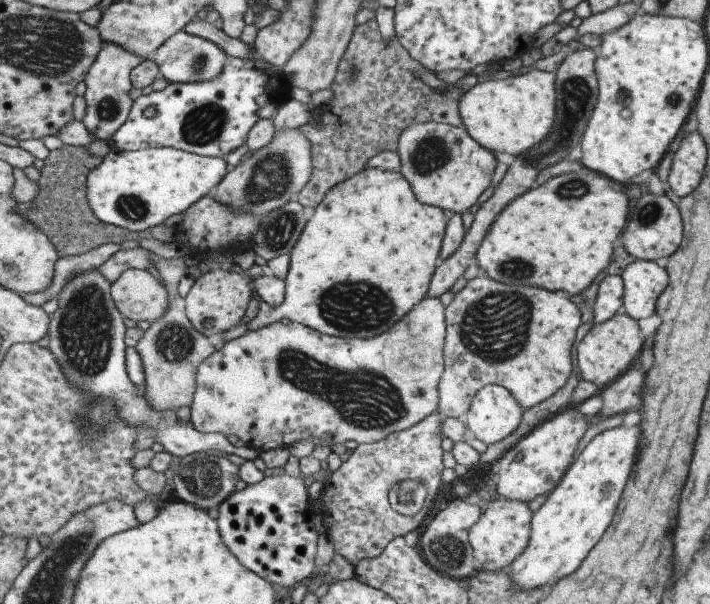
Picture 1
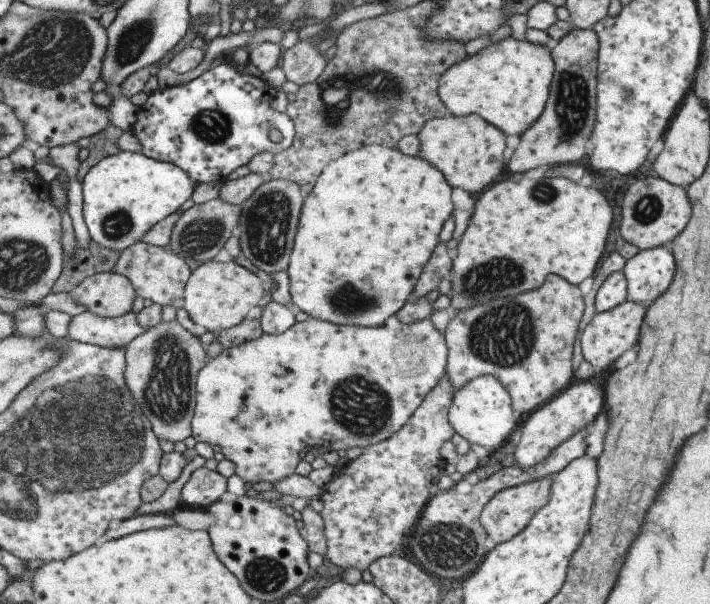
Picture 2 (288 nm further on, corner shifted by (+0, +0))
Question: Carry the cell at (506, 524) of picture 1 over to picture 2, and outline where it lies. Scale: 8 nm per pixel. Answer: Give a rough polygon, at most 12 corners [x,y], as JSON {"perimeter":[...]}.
{"perimeter":[[551,476],[497,492],[481,512],[497,544],[519,534],[551,496]]}

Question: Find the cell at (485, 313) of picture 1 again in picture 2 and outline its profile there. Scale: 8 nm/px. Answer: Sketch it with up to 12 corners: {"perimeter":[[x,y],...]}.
{"perimeter":[[539,288],[455,312],[447,376],[491,374],[523,420],[573,382],[583,296]]}

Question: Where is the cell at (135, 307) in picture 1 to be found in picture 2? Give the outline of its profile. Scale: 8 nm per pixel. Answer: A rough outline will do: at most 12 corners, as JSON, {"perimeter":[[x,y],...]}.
{"perimeter":[[115,270],[83,280],[71,296],[101,318],[121,318],[141,302]]}

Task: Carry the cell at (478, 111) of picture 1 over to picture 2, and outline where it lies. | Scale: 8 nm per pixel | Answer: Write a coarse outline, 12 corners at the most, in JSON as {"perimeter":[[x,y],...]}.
{"perimeter":[[503,36],[447,68],[451,116],[521,136],[541,116],[547,46]]}

